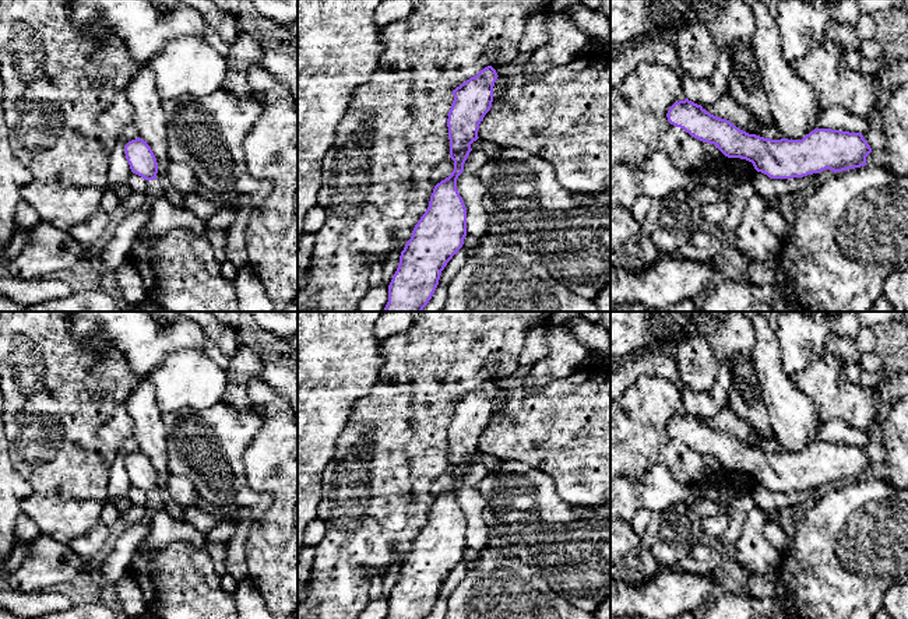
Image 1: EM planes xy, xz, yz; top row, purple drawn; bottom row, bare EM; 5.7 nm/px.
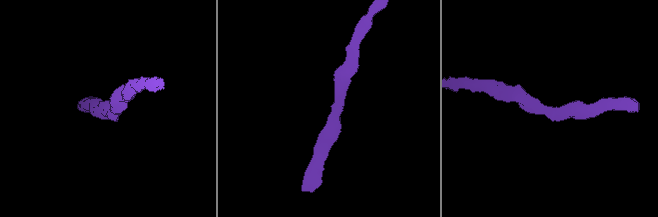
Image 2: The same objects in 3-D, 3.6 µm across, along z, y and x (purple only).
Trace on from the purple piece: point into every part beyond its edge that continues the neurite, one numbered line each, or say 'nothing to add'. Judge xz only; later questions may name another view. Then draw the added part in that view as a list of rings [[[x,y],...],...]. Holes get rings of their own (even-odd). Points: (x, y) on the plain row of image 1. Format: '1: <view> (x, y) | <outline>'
nothing to add

